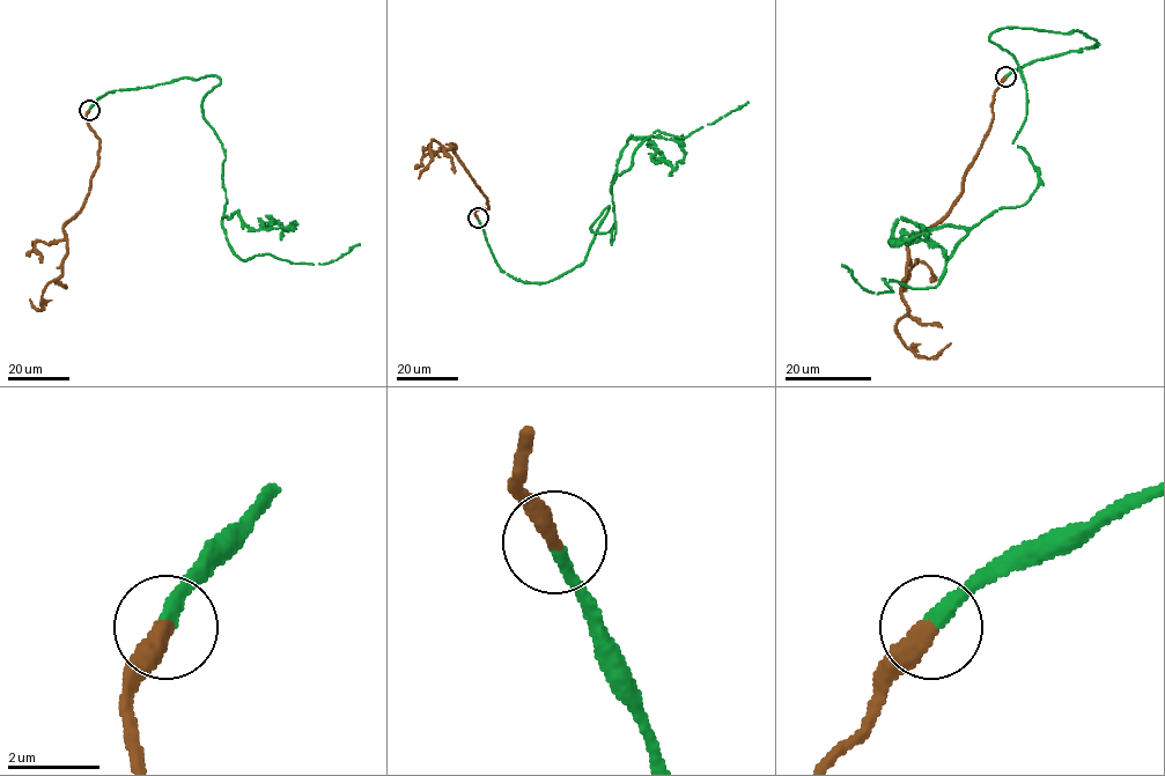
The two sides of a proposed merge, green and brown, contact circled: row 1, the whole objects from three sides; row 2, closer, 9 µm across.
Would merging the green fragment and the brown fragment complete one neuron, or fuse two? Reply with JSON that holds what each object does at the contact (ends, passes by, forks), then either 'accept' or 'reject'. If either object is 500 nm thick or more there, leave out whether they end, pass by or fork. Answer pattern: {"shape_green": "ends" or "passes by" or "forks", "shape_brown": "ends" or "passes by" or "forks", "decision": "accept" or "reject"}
{"shape_green": "ends", "shape_brown": "ends", "decision": "accept"}

